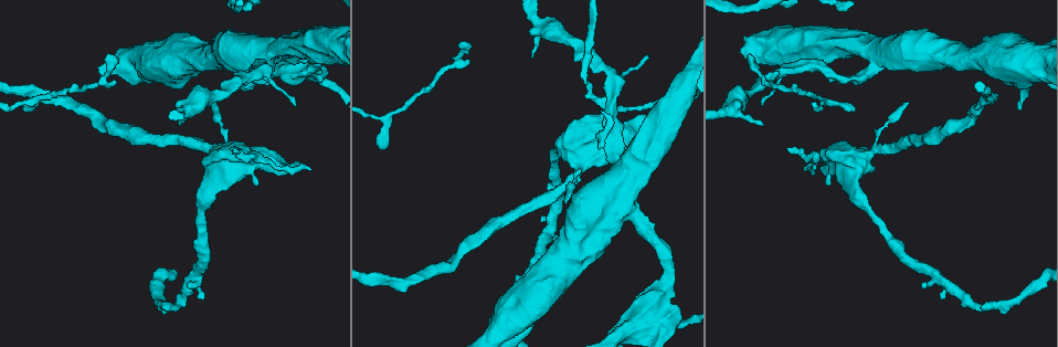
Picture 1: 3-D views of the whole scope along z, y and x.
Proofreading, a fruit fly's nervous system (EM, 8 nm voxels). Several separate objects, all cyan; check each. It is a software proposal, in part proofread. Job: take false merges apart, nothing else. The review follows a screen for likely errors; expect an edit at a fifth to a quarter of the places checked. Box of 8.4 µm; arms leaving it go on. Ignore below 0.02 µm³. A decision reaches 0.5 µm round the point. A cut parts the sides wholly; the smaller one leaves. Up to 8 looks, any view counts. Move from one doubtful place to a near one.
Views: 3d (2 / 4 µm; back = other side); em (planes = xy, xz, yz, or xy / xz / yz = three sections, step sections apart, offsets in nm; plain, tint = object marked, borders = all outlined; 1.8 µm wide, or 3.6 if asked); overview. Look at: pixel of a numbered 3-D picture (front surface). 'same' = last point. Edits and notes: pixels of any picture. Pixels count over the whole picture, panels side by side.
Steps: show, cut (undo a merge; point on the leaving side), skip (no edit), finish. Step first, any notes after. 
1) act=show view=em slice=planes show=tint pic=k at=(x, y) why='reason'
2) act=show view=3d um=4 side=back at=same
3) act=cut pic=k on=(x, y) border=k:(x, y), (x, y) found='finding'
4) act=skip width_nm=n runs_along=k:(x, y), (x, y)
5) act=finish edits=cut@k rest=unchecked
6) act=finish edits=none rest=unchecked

act=show view=3d um=4 pic=1 at=(657, 316) why='sharp bend'

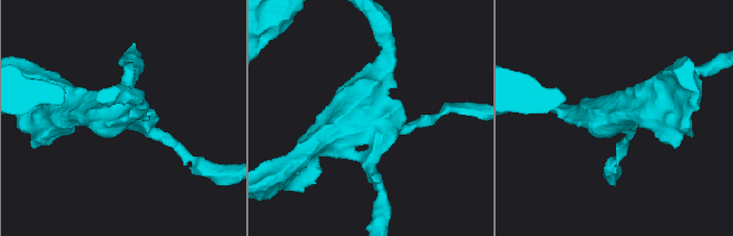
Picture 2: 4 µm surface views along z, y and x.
act=show view=em um=3.6 slice=xz step=8 show=tint pic=2 at=(372, 122) arms=4

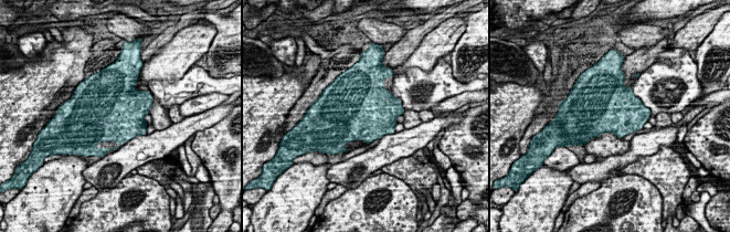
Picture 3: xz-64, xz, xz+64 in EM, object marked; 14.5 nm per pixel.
act=show view=em um=3.6 slice=planes show=borders at=same why='another direction'

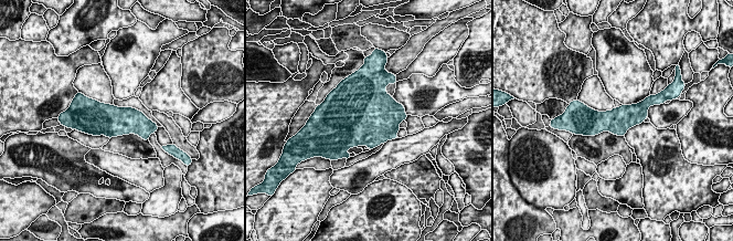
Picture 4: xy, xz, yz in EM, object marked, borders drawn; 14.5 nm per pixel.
act=skip found='all the same cell'

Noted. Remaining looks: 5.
act=show view=3d um=4 pic=1 at=(269, 64) why='thick turns thin'

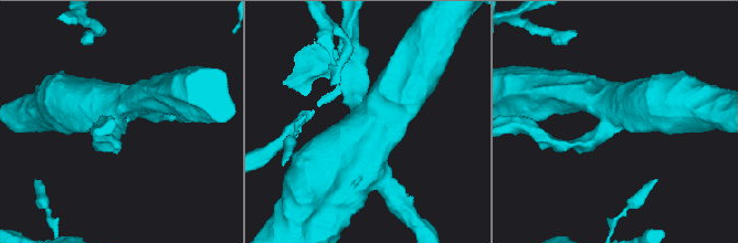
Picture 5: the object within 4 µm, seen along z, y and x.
act=show view=em slice=planes show=tint pic=5 at=(115, 120)

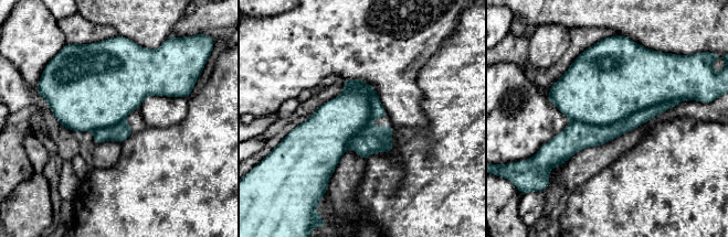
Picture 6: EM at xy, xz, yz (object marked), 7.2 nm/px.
act=cut pic=6 on=(597, 135) part_leaving=6:(673, 103), (610, 132), (549, 146) found='a second cell is stuck on'

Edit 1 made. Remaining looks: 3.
act=show view=overview

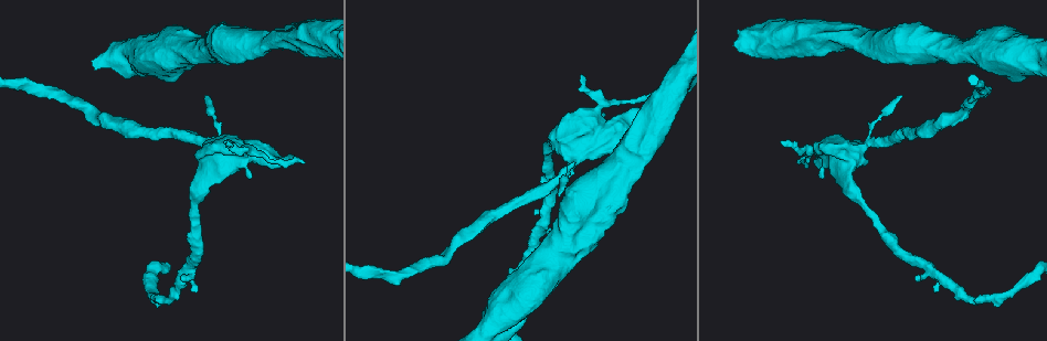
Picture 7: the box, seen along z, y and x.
act=show view=3d um=4 pic=7 at=(856, 152) why='abrupt turn'

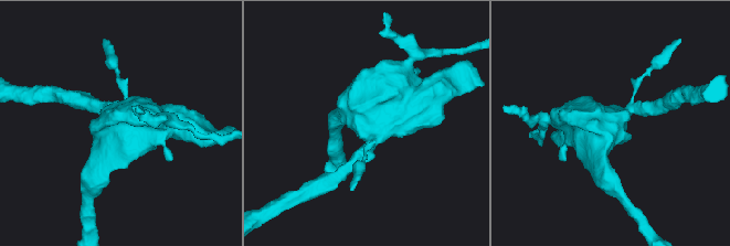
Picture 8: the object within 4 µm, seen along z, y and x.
act=show view=em um=3.6 slice=planes show=tint pic=8 at=(615, 122)

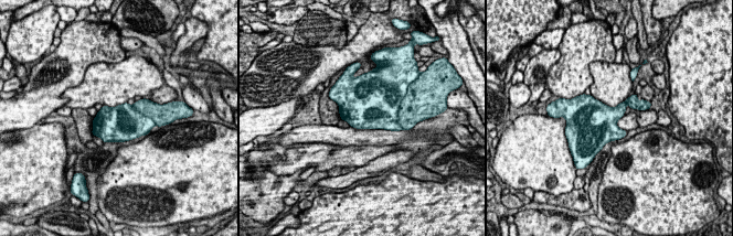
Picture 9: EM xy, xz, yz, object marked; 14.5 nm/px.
act=cut pic=9 on=(158, 113) found='a second cell is stuck on'

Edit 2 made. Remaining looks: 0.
act=finish edits=cut@6,cut@9 rest=unchecked

